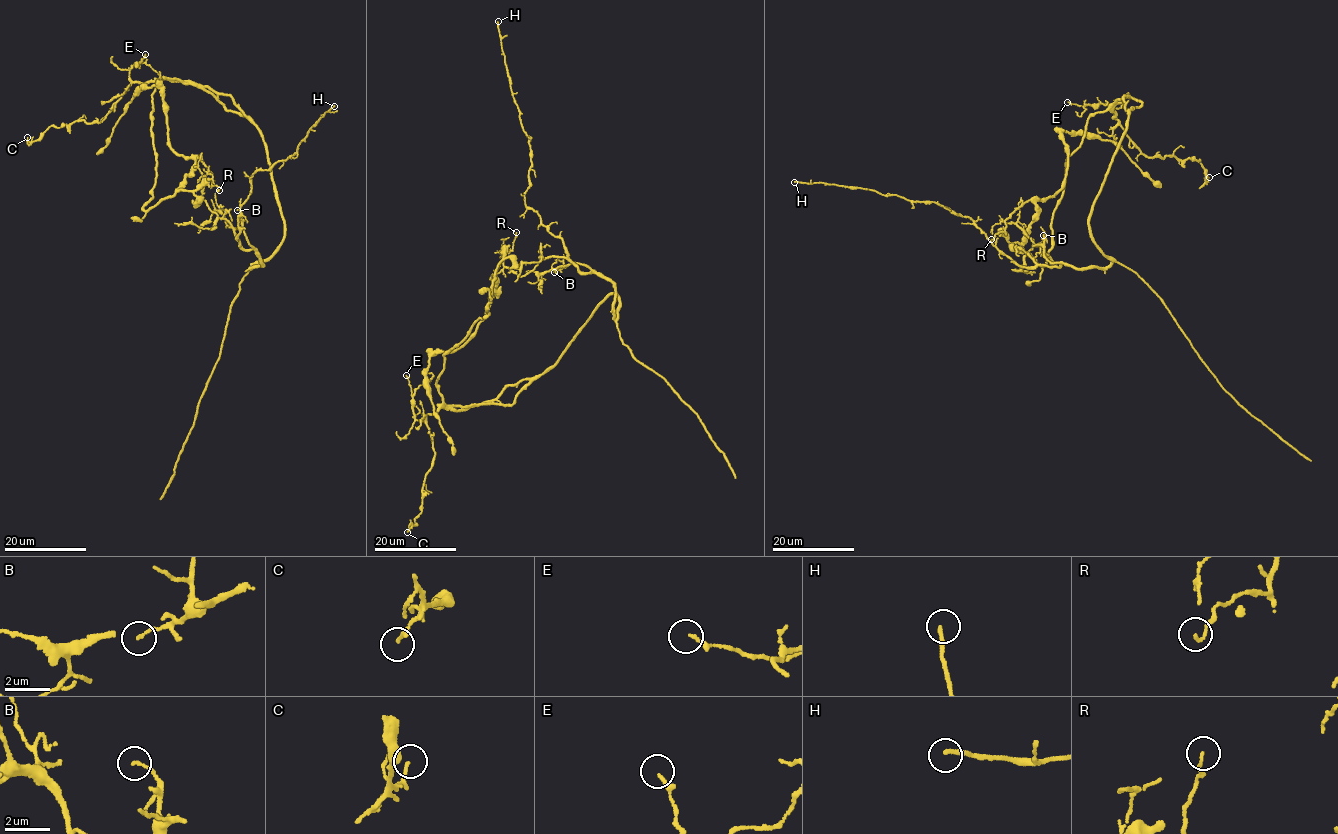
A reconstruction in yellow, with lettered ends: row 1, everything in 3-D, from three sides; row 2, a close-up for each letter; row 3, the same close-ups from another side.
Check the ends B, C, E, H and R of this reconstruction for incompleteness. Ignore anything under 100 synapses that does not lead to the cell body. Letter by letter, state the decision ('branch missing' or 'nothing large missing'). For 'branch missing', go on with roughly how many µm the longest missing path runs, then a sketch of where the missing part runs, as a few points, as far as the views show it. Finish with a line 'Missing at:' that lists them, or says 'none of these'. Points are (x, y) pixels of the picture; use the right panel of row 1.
B: nothing large missing
C: nothing large missing
E: nothing large missing
H: nothing large missing
R: nothing large missing
Missing at: none of these

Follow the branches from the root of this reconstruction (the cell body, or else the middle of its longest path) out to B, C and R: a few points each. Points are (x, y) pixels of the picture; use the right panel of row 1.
B: (1089, 218), (1089, 233), (1102, 254), (1110, 257), (1106, 267), (1080, 269), (1052, 263), (1044, 255), (1043, 235)
C: (1089, 218), (1125, 130), (1127, 94), (1111, 104), (1112, 116), (1140, 152), (1199, 161), (1206, 182), (1209, 177)
R: (1089, 218), (1110, 257), (1106, 267), (1042, 266), (1026, 254), (1033, 240), (1006, 219), (991, 239)

